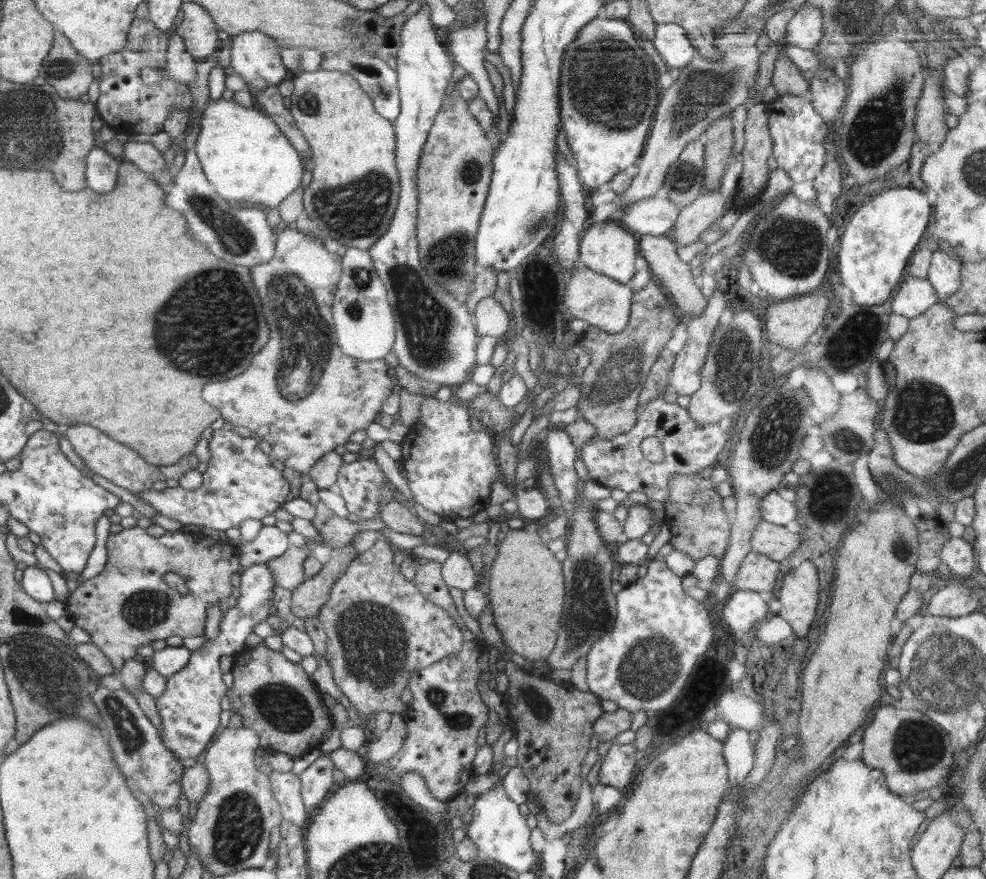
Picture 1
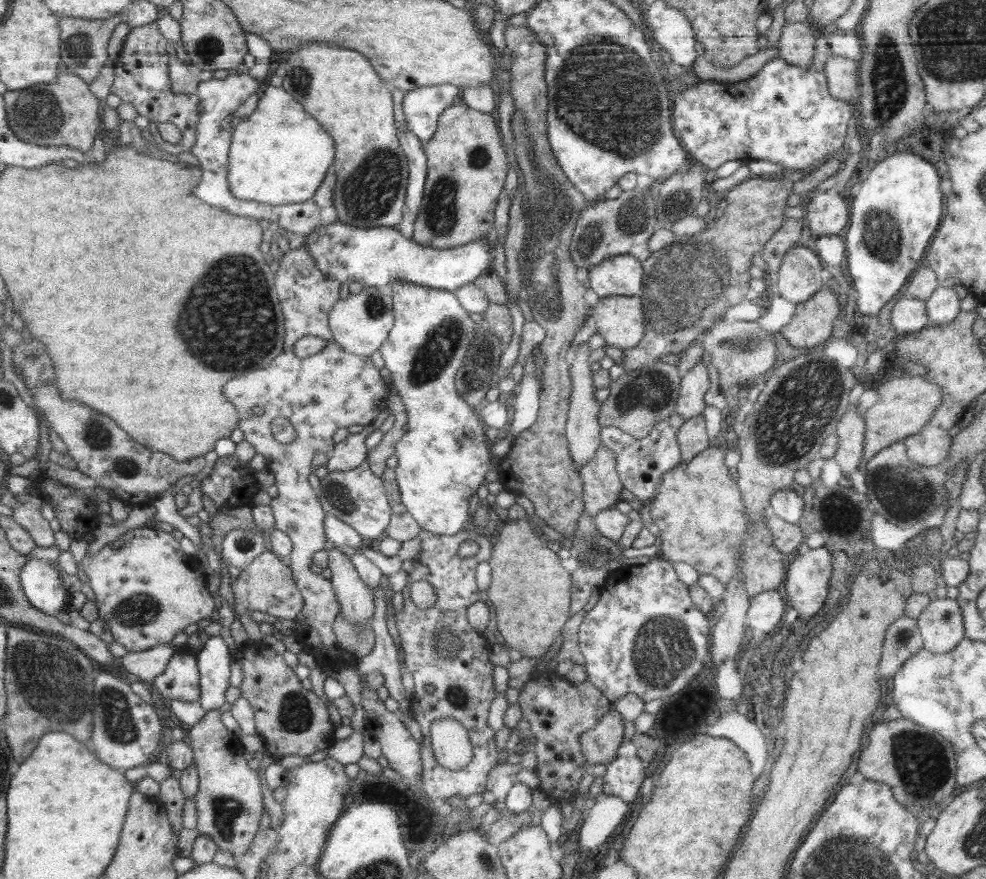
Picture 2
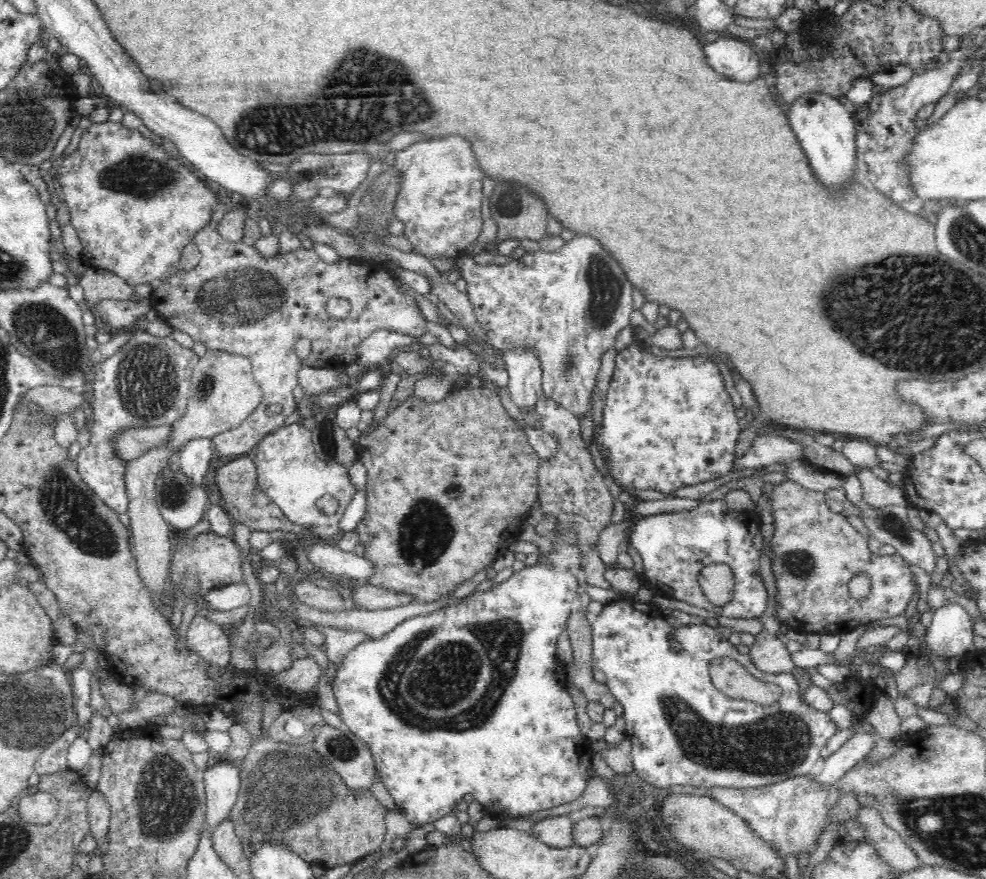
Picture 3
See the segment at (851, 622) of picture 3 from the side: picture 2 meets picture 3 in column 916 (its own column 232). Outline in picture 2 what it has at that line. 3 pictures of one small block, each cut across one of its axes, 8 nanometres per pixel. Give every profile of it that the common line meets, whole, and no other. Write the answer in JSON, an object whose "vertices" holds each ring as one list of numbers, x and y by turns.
{"vertices":[[263,551,241,570,236,581,231,584,235,602,241,610,257,610,276,618,296,619,303,609,304,599,296,586,292,569,286,562,280,561,276,554]]}

